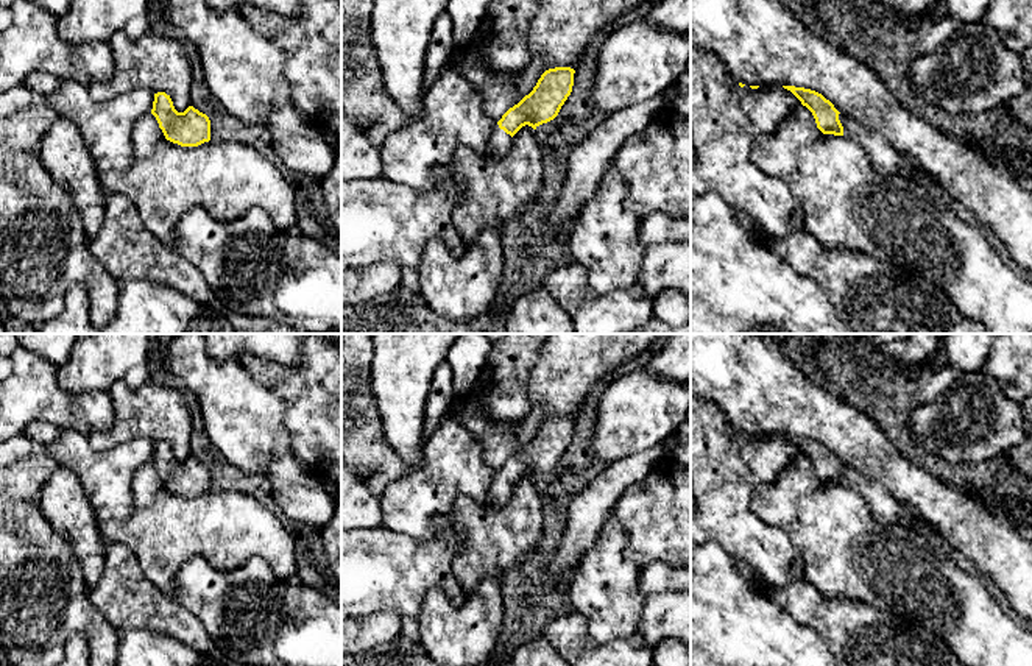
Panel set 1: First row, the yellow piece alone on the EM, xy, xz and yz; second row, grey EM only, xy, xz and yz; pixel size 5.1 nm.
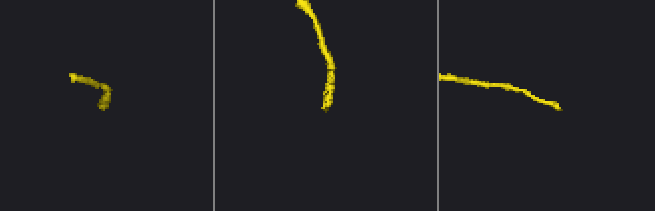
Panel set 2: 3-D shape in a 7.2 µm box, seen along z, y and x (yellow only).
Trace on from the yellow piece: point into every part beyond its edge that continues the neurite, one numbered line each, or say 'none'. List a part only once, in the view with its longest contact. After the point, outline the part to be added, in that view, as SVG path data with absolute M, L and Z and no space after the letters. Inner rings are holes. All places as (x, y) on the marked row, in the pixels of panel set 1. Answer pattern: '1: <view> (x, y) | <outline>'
1: yz (889, 161) | M839 114L839 120L843 126L843 136L857 143L881 173L909 176L918 168L906 154L895 150L881 133L870 131L843 114Z

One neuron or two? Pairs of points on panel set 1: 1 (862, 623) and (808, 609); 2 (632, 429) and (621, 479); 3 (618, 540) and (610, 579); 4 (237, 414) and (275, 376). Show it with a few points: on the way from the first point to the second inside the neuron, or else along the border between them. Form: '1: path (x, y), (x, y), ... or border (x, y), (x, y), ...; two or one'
1: path (848, 623), (839, 623), (822, 615); one
2: border (660, 442), (647, 449), (619, 457), (600, 470); two
3: path (610, 549), (610, 570); one
4: border (239, 362), (282, 403), (284, 417); two

